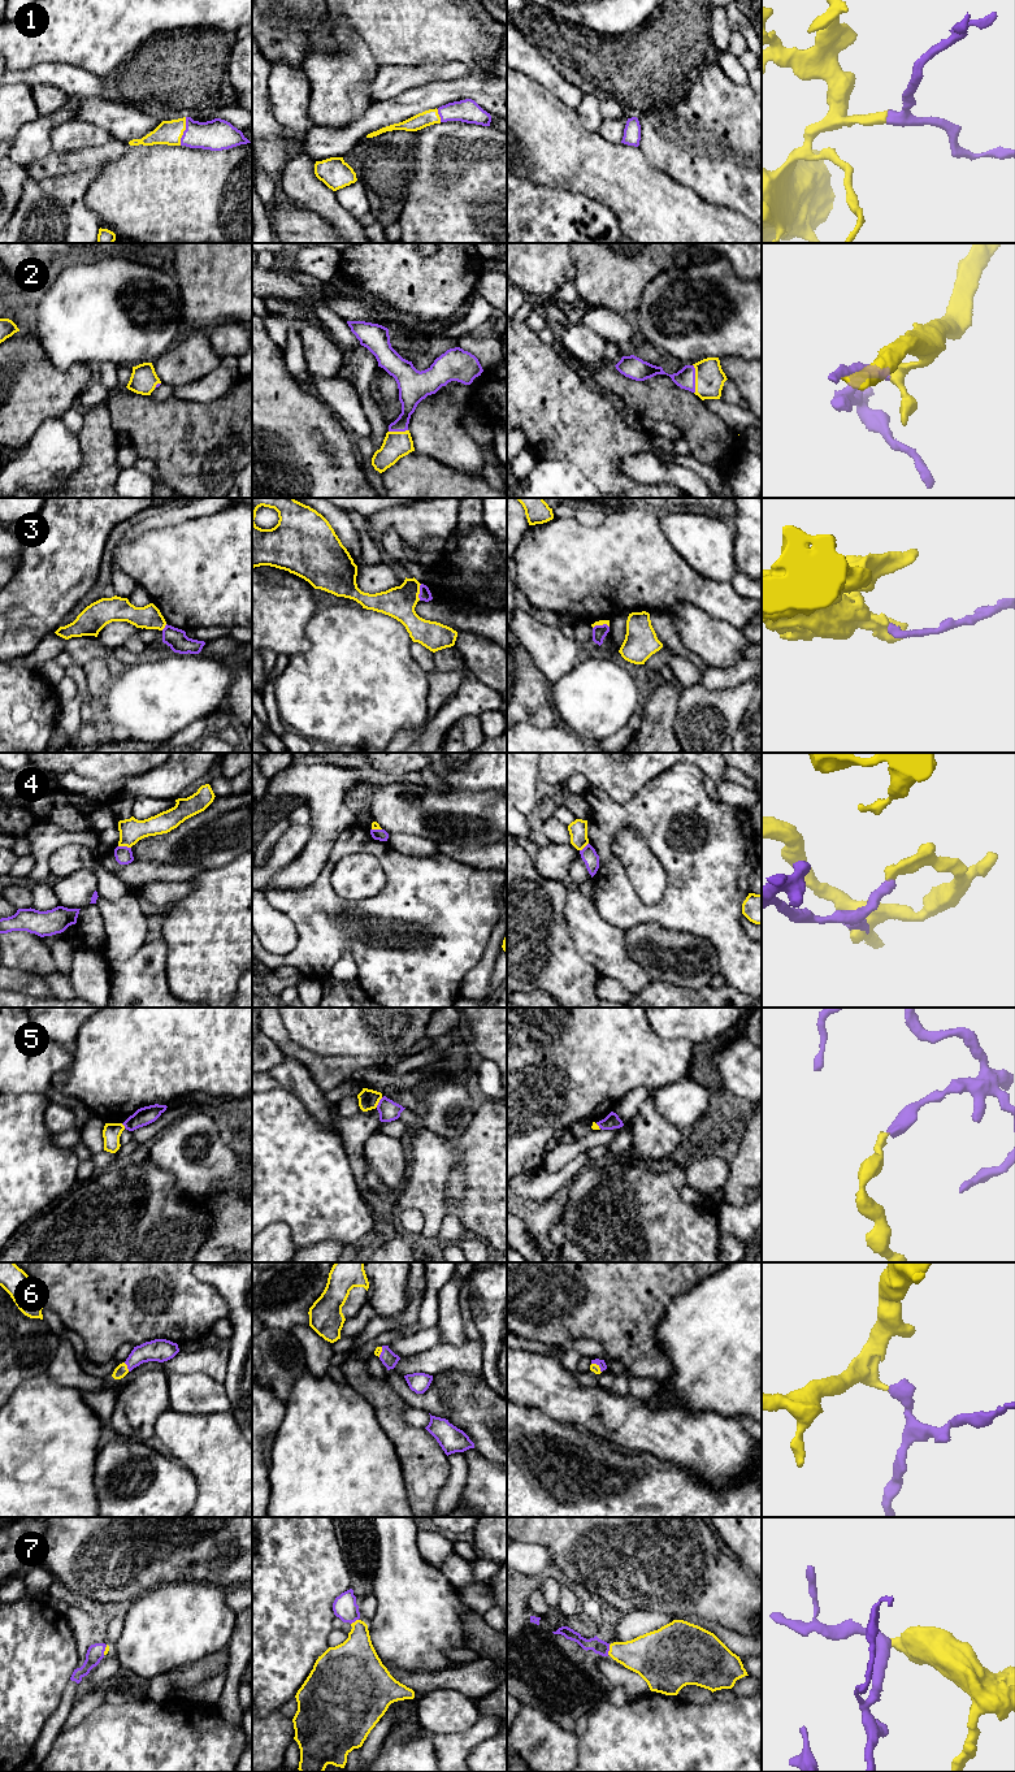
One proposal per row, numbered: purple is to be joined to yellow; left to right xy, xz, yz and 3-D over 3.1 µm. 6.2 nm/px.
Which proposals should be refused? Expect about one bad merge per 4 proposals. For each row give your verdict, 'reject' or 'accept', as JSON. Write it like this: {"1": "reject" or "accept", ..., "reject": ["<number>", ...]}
{"1": "accept", "2": "accept", "3": "reject", "4": "reject", "5": "reject", "6": "accept", "7": "accept", "reject": ["3", "4", "5"]}

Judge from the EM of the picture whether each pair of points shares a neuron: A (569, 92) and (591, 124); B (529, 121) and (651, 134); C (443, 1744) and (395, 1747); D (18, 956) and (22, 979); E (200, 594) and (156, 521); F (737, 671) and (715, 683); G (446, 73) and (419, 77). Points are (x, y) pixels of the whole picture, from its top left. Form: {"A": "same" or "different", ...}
{"A": "different", "B": "different", "C": "different", "D": "different", "E": "different", "F": "same", "G": "same"}

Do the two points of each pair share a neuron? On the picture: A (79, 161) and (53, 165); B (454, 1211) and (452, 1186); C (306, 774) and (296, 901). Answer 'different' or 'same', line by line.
A: same
B: same
C: different

